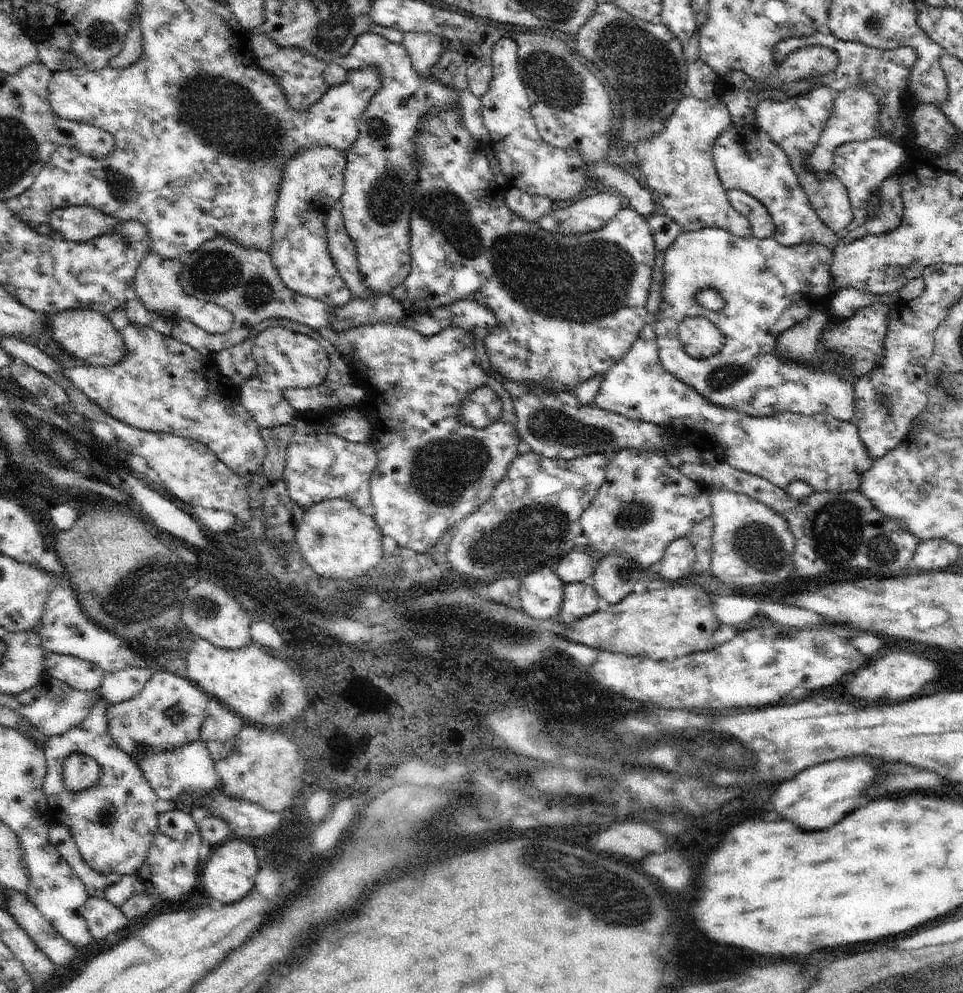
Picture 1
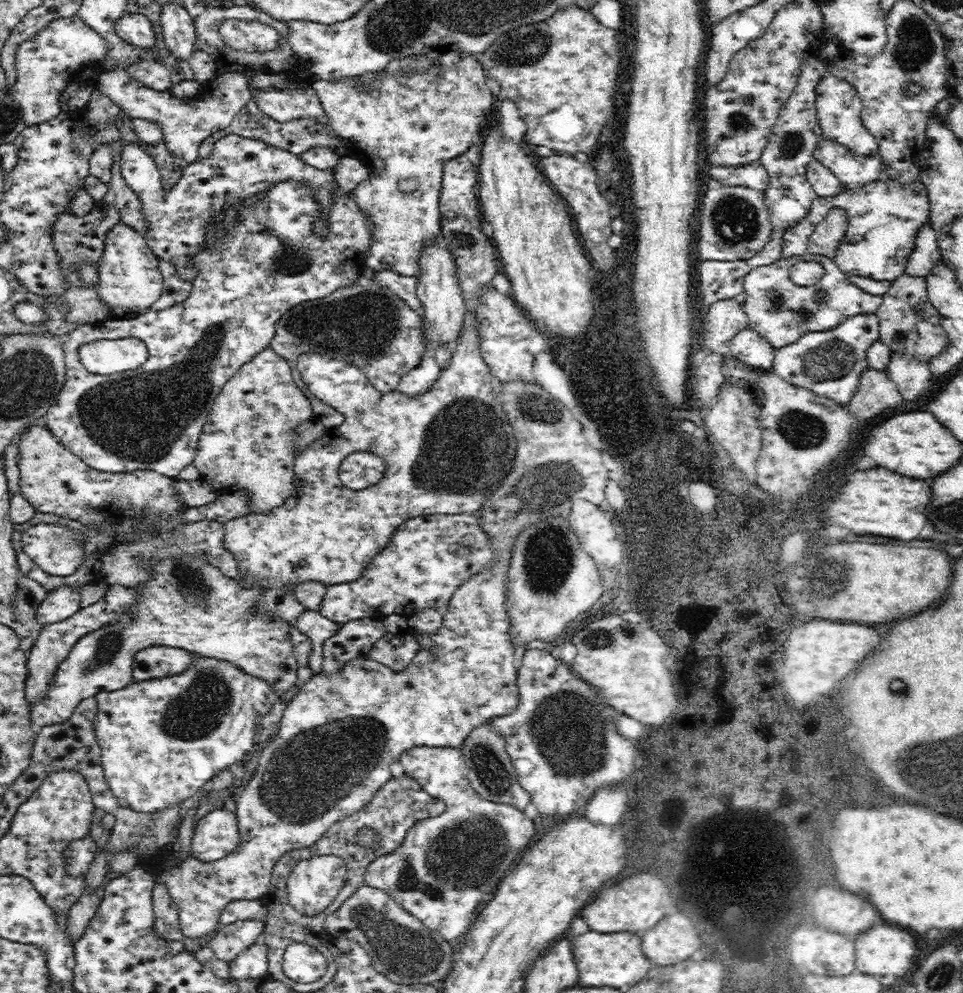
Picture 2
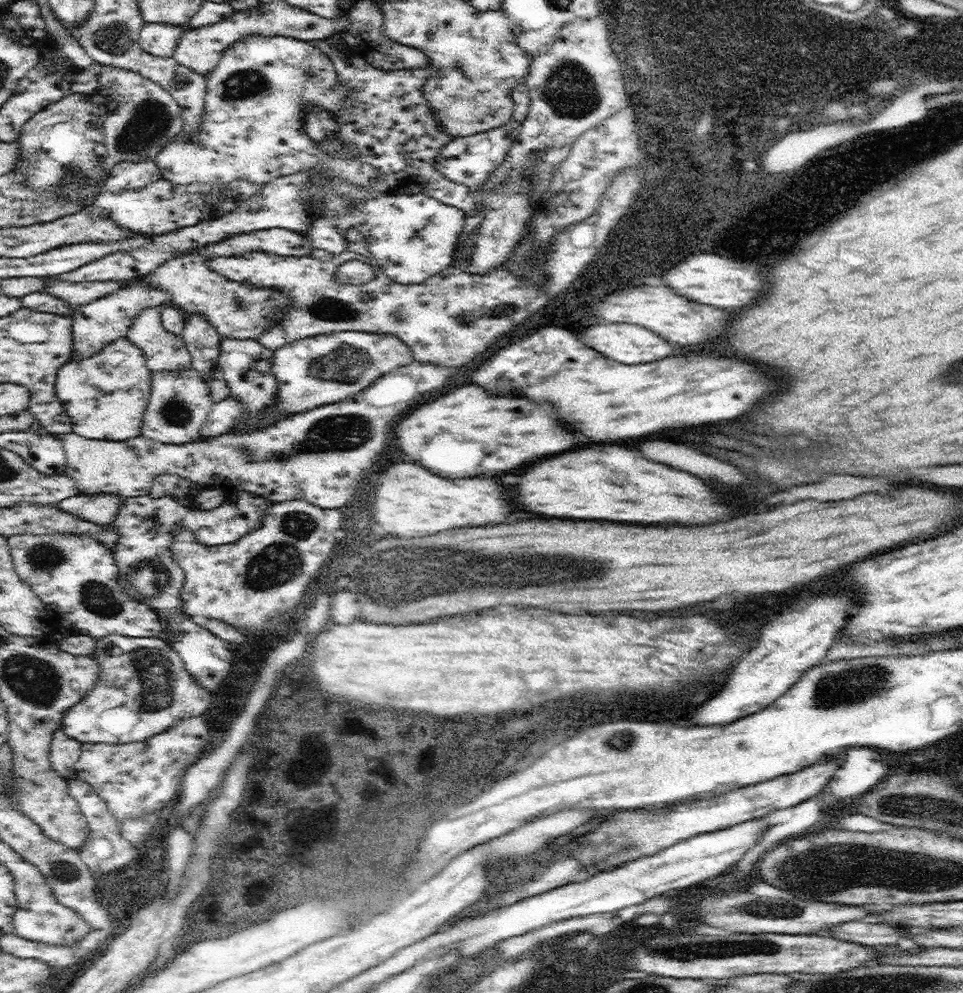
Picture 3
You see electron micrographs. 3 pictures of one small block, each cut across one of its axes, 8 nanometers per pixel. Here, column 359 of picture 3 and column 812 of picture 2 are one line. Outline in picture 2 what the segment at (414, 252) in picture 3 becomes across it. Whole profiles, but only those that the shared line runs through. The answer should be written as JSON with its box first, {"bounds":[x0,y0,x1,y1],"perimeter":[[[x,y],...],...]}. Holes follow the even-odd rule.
{"bounds":[782,180,930,280],"perimeter":[[[876,180],[872,184],[866,184],[866,188],[848,190],[844,188],[838,196],[826,196],[816,198],[812,202],[810,212],[784,234],[784,246],[782,246],[782,258],[808,258],[808,242],[814,232],[814,228],[828,216],[832,208],[842,208],[848,214],[848,228],[840,242],[838,252],[832,256],[832,260],[838,264],[846,276],[862,276],[870,280],[898,280],[904,272],[908,272],[908,260],[910,254],[916,248],[916,236],[918,228],[930,218],[930,200],[926,188],[916,182],[916,190],[910,190],[908,186],[898,186],[892,180]]]}

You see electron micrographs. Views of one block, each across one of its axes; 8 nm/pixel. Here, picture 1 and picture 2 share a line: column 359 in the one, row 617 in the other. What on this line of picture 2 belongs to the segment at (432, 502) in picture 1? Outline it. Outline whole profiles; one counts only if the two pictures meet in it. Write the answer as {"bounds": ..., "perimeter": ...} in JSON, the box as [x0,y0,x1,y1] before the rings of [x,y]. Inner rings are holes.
{"bounds":[320,514,498,626],"perimeter":[[[430,514],[406,520],[356,582],[334,584],[326,590],[320,614],[338,626],[352,620],[382,622],[388,616],[408,620],[424,610],[436,610],[440,616],[446,616],[458,588],[480,576],[480,572],[494,568],[494,564],[498,564],[498,556],[494,554],[490,534],[480,526],[480,516]]]}

